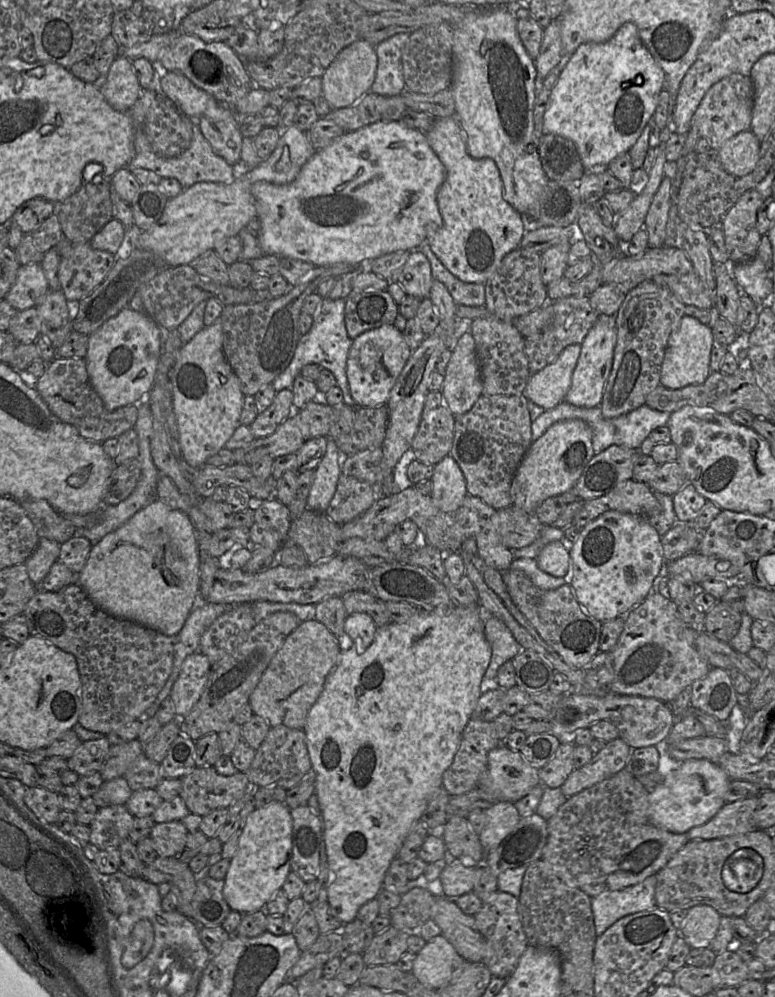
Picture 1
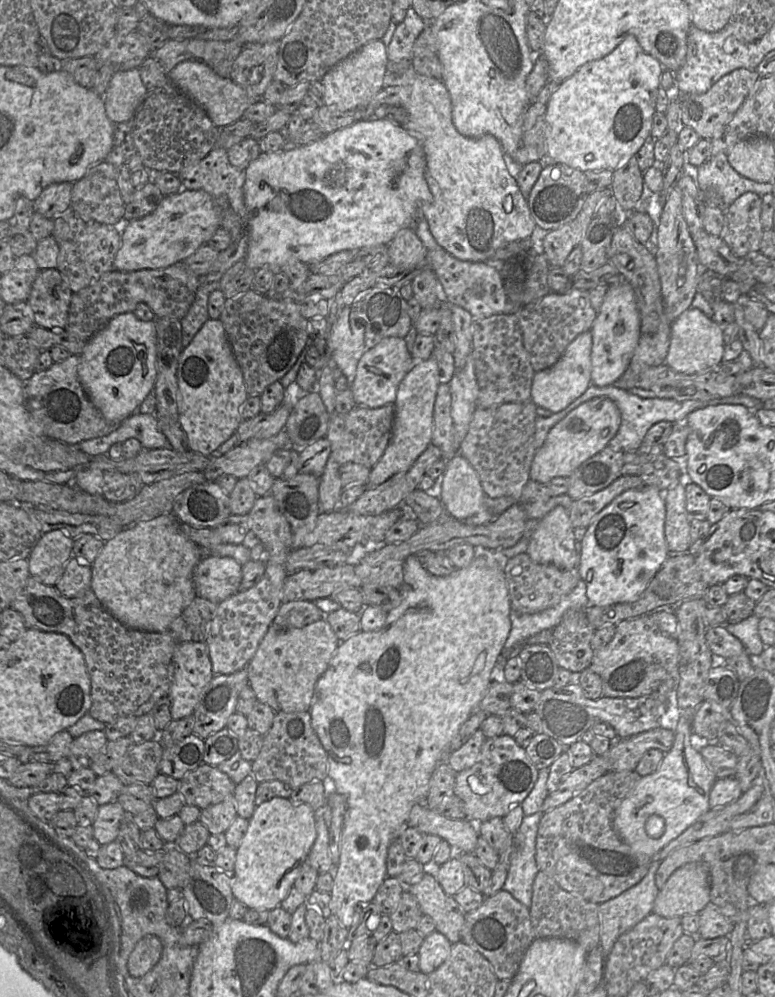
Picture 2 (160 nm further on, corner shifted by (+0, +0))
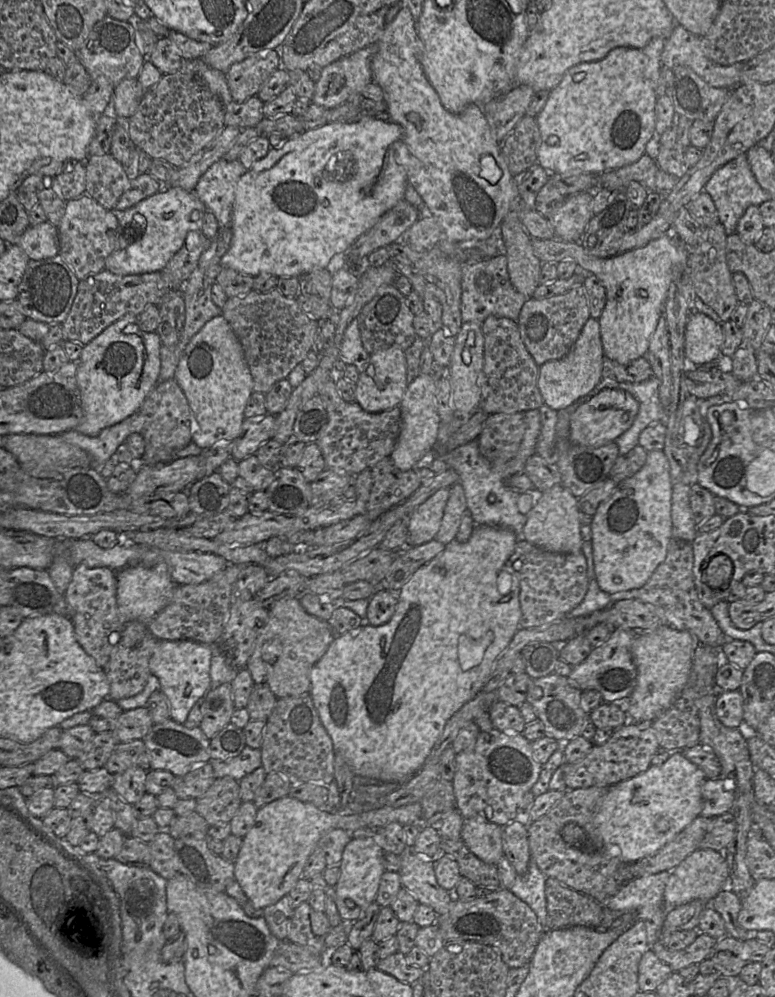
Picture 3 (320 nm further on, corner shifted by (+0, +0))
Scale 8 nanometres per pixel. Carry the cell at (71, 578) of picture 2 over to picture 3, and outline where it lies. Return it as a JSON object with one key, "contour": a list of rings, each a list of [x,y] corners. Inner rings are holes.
{"contour":[[[79,564],[73,568],[72,579],[64,593],[68,617],[74,625],[76,638],[85,652],[104,668],[113,651],[119,648],[124,630],[117,608],[117,574],[107,567],[88,567]]]}

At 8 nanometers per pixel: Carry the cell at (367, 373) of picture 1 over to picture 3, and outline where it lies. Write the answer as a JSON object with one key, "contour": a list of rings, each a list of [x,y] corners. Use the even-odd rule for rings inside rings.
{"contour":[[[390,347],[370,354],[364,370],[356,382],[356,402],[363,410],[377,413],[398,406],[407,389],[405,353],[399,347]]]}

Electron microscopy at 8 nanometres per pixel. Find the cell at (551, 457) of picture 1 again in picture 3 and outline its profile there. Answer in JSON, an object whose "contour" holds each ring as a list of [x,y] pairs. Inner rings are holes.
{"contour":[[[603,389],[571,415],[569,440],[573,444],[592,448],[614,442],[632,426],[638,411],[639,402],[629,392]]]}

